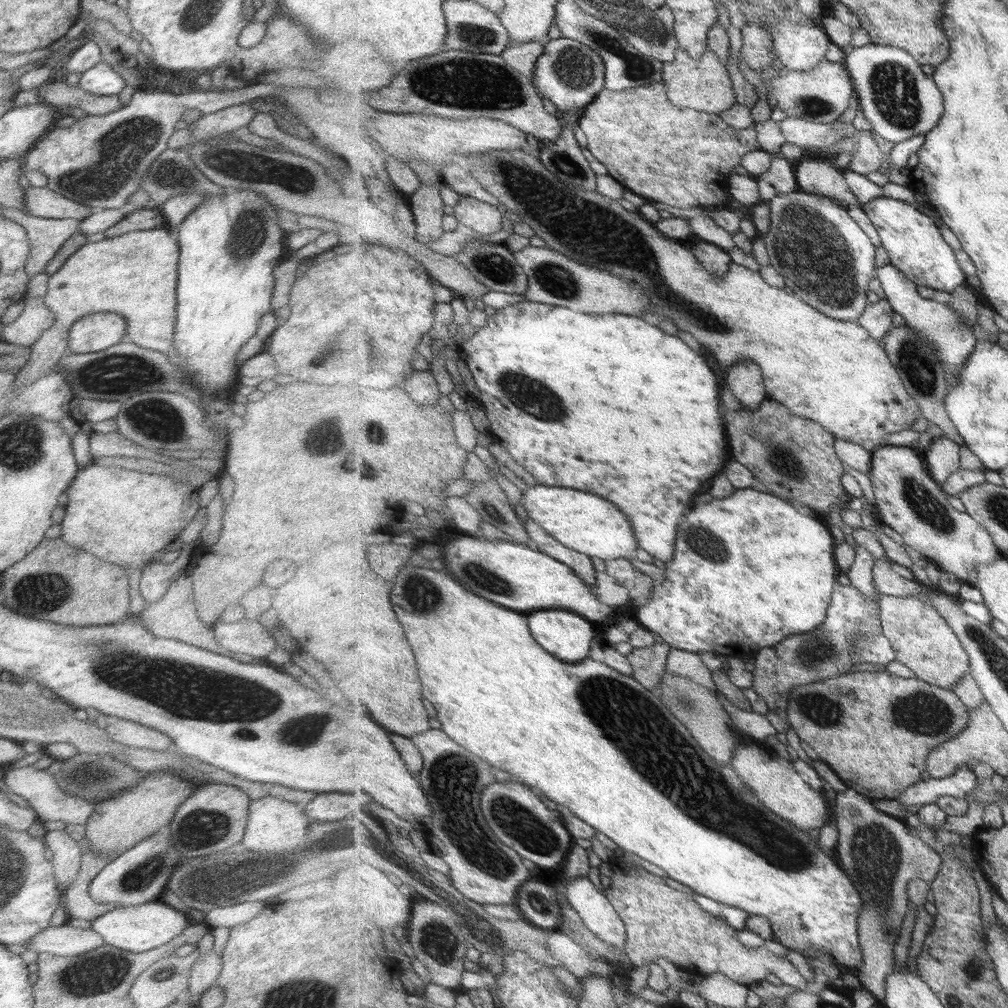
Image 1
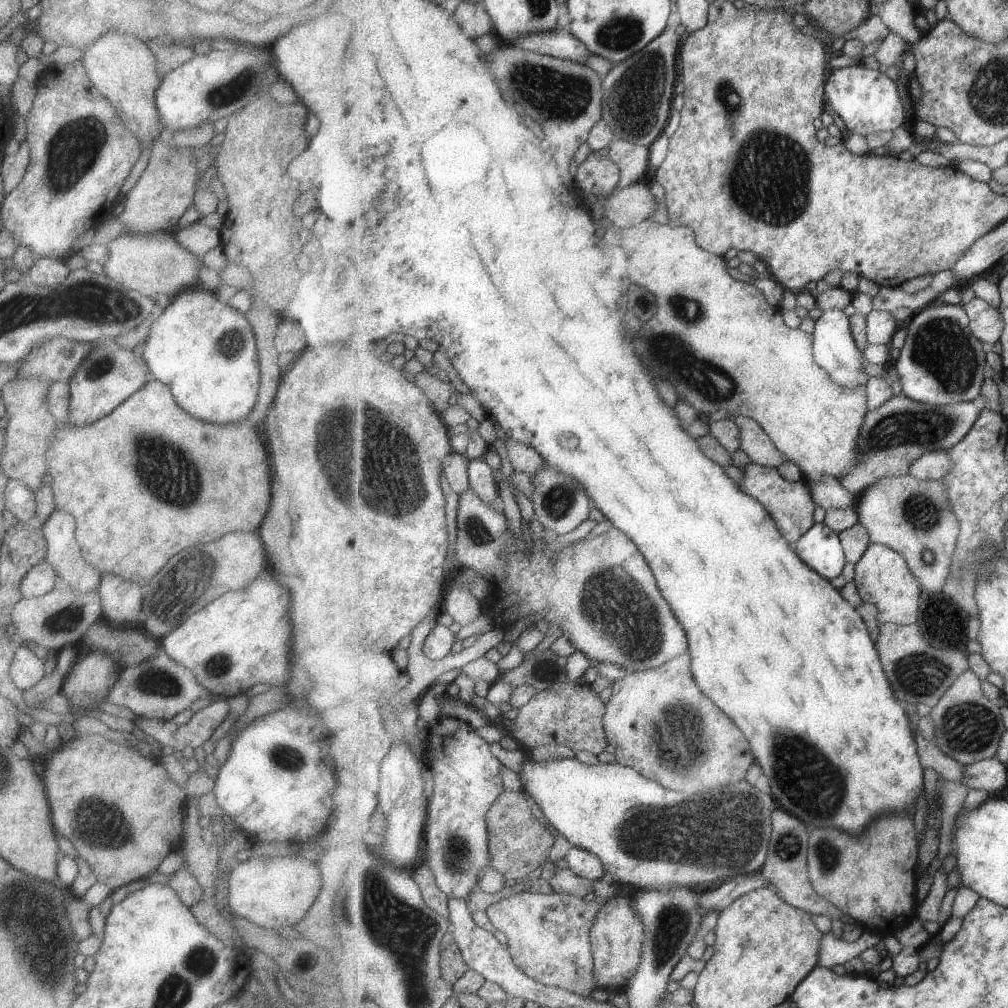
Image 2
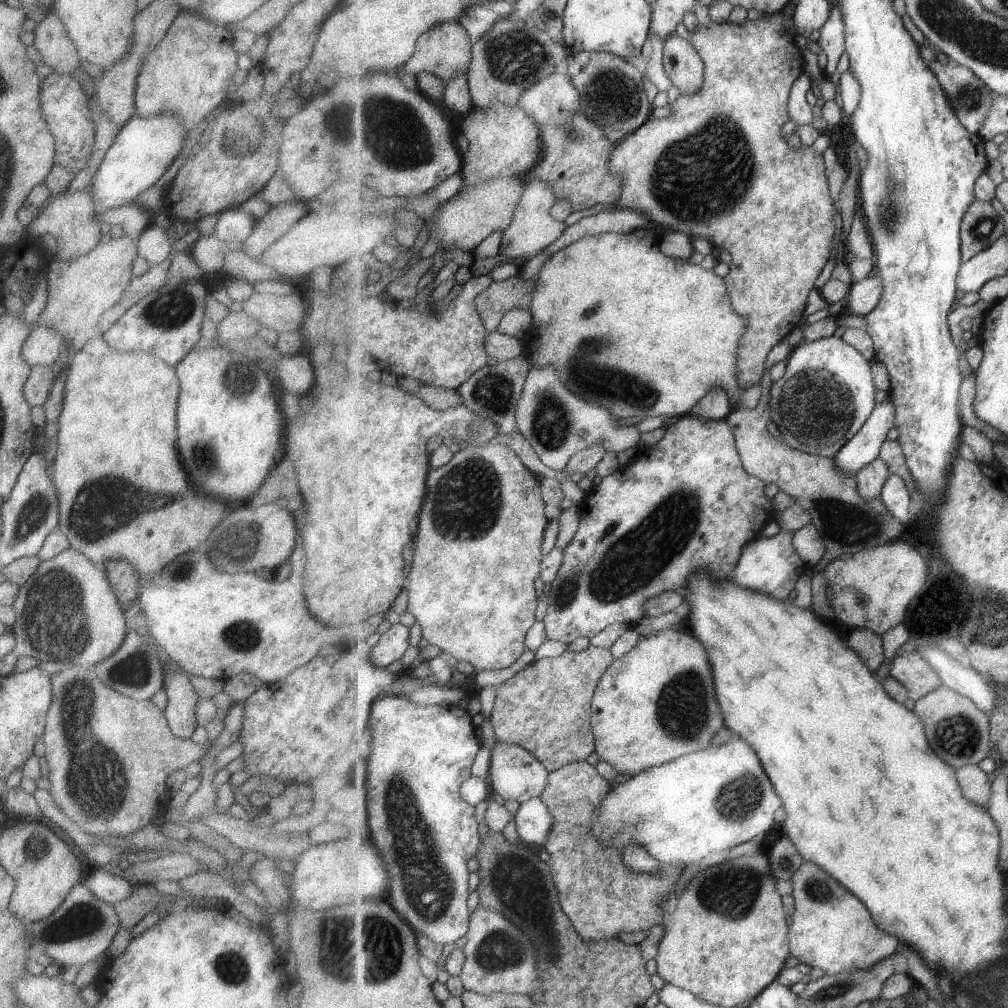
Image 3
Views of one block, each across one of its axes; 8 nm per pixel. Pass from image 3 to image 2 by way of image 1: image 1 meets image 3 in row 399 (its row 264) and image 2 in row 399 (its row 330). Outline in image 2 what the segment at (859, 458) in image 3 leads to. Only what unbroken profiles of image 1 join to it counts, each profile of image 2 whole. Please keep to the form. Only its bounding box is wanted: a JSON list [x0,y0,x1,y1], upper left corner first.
[893,304,989,405]

